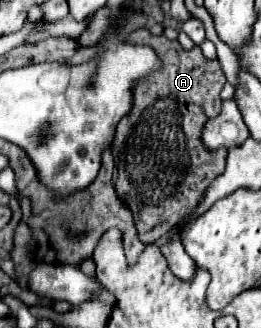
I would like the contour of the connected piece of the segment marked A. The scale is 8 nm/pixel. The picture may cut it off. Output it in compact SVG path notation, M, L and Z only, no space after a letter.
M148 29L132 31L126 41L152 47L162 63L152 75L138 79L132 111L120 119L112 141L116 193L134 215L138 239L154 243L198 207L206 189L224 171L226 149L206 151L200 131L206 117L220 113L220 91L226 85L226 75L218 59L206 59L198 45L186 51L178 41L150 35Z

